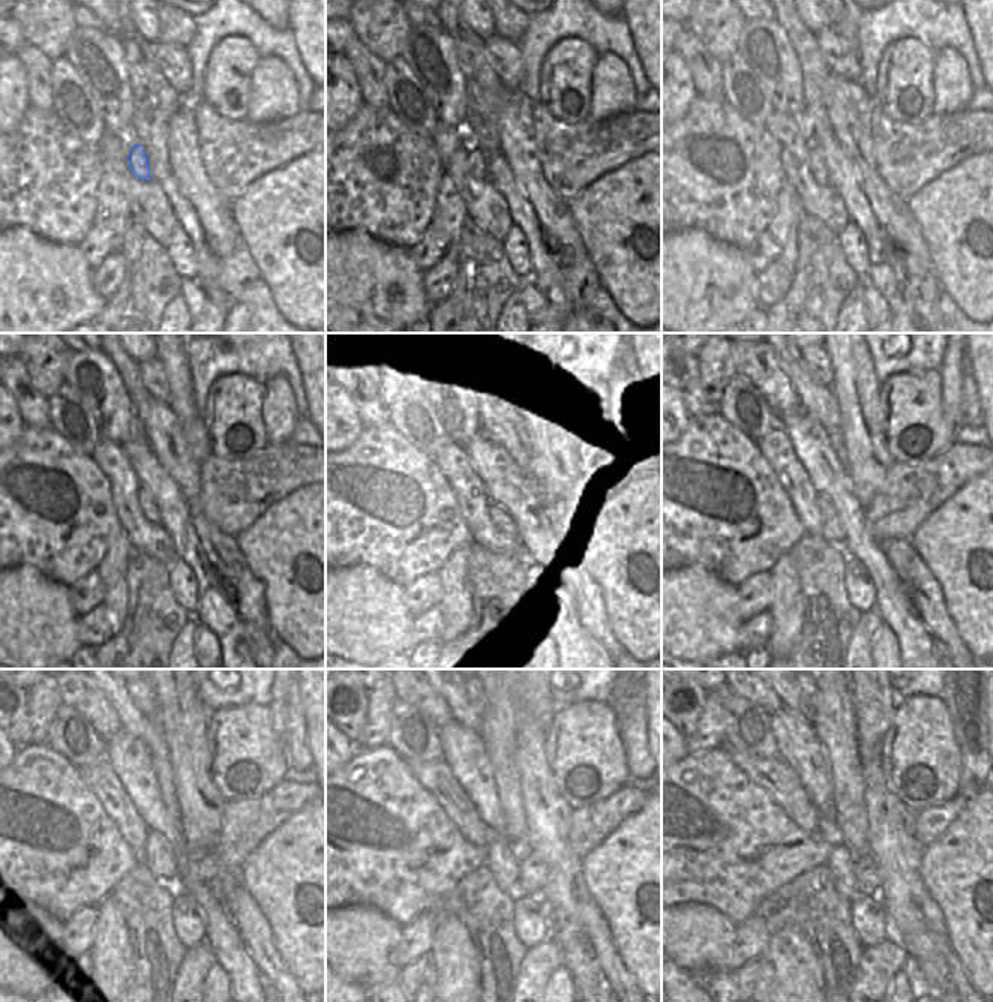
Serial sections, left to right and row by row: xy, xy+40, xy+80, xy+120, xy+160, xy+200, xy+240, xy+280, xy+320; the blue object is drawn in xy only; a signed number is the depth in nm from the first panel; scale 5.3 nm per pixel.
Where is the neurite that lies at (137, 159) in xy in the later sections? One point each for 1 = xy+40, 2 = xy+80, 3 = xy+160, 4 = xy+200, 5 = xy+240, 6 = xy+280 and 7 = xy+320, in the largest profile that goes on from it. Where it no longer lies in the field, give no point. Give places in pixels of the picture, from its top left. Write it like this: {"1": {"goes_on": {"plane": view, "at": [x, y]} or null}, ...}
{"1": {"goes_on": {"plane": "xy+40", "at": [477, 162]}}, "2": {"goes_on": {"plane": "xy+80", "at": [815, 162]}}, "3": {"goes_on": {"plane": "xy+160", "at": [500, 519]}}, "4": {"goes_on": {"plane": "xy+200", "at": [833, 533]}}, "5": {"goes_on": {"plane": "xy+240", "at": [158, 857]}}, "6": {"goes_on": {"plane": "xy+280", "at": [501, 858]}}, "7": {"goes_on": {"plane": "xy+320", "at": [840, 863]}}}

